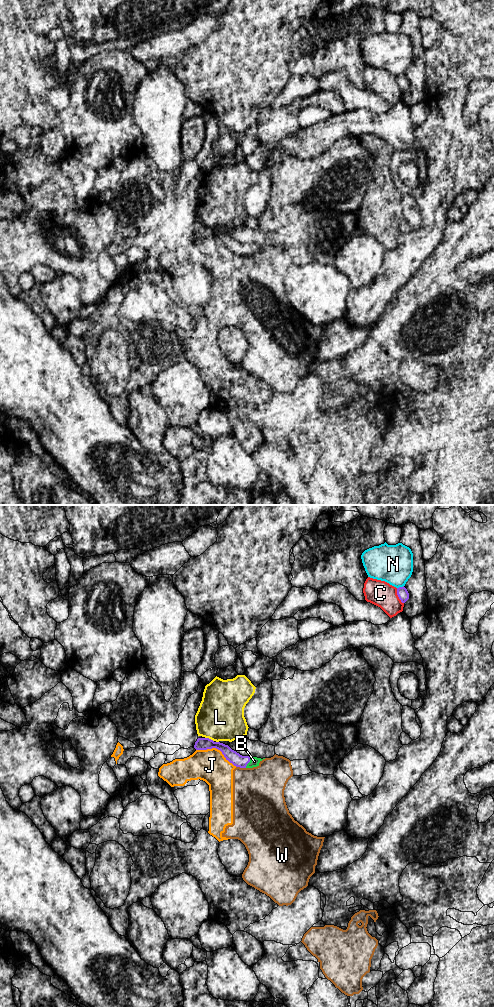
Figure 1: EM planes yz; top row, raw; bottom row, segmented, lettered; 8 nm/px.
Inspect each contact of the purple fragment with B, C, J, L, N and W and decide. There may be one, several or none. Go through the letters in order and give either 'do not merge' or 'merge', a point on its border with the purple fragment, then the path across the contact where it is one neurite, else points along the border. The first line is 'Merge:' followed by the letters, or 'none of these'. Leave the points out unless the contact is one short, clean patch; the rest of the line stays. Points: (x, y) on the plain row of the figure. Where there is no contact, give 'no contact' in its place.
Merge: B
B: merge | yz (248, 250)
C: do not merge | yz (398, 84)
J: do not merge | yz (217, 236)
L: do not merge | yz (208, 226)
N: do not merge | yz (400, 75)
W: do not merge | yz (241, 255)

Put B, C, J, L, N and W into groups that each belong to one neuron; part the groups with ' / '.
B / C / J / L / N / W

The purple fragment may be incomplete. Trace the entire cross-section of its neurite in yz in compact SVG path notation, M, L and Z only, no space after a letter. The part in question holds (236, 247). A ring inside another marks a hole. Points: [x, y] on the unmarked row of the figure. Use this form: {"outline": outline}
{"outline": "M198 226L195 230L194 236L196 238L207 238L216 236L222 240L226 248L236 255L240 256L253 256L259 254L263 248L257 245L242 244L236 239L232 238L228 233L220 230L214 230L209 226Z"}

